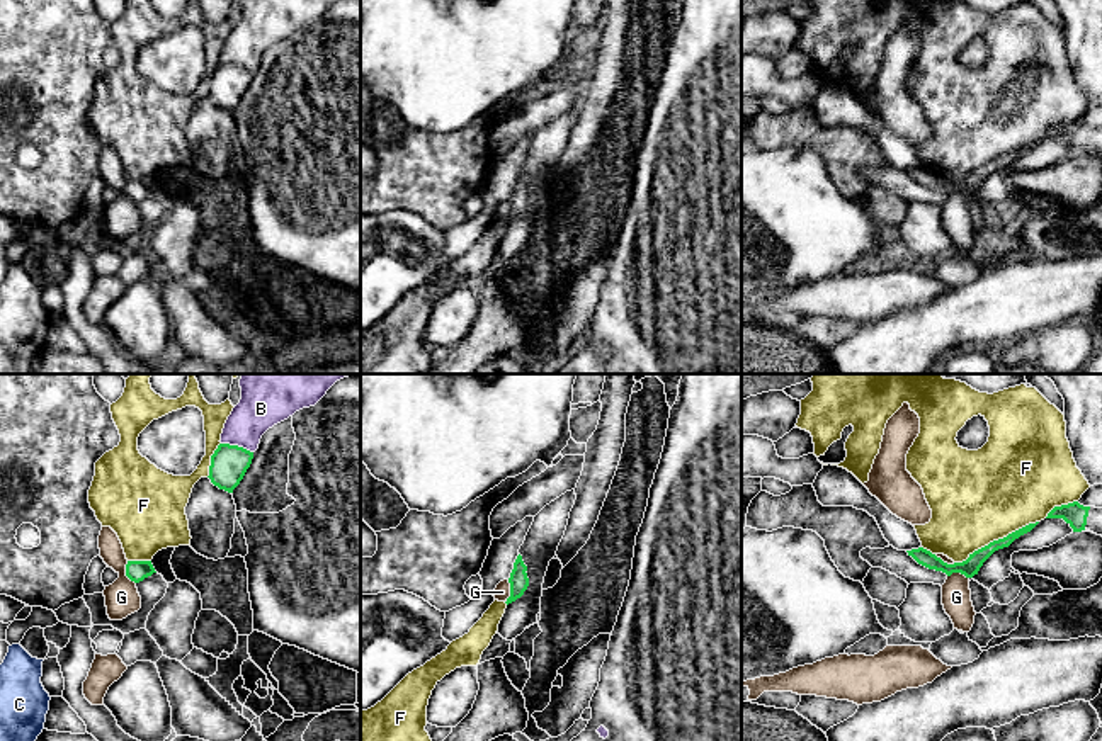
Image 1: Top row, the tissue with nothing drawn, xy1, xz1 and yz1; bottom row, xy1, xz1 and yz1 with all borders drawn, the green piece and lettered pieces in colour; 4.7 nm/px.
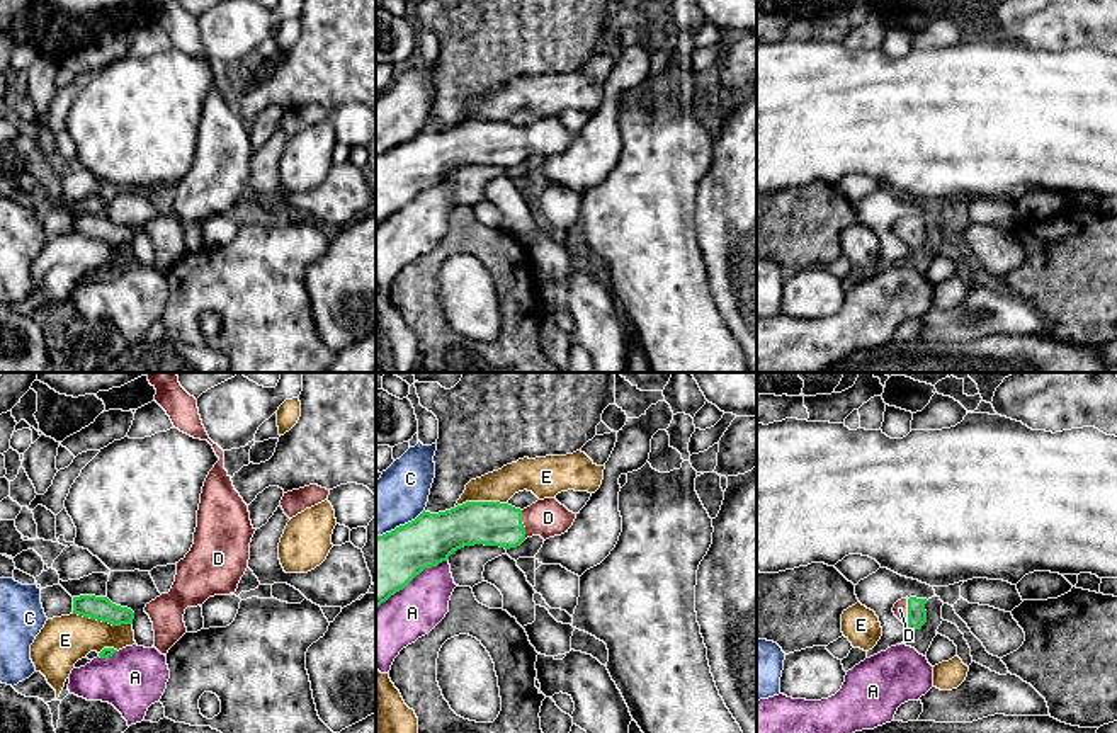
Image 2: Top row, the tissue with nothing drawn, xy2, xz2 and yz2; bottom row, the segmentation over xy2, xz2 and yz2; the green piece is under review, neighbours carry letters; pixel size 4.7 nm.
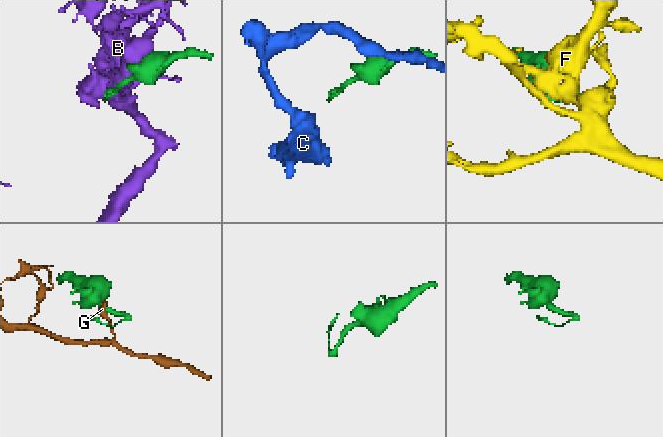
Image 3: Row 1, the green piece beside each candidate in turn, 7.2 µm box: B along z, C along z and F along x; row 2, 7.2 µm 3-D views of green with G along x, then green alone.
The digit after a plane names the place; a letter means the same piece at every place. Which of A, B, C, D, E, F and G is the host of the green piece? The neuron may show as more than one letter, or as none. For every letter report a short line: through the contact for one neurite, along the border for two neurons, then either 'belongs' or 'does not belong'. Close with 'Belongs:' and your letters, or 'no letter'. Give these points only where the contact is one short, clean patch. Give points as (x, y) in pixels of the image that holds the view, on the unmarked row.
A: does not belong
B: does not belong
C: does not belong
D: line xz2 (473, 142), (522, 143), (548, 136); belongs
E: does not belong
F: does not belong
G: line xy1 (126, 181), (126, 194), (135, 203); does not belong
Belongs: D

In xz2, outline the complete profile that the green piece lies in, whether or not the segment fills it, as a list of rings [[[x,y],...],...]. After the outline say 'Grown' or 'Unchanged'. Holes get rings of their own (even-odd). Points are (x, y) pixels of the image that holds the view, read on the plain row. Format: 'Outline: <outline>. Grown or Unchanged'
Outline: [[[556,117],[537,119],[524,129],[500,121],[466,121],[439,133],[423,129],[415,139],[376,155],[376,226],[403,209],[425,187],[447,180],[454,170],[464,165],[485,163],[510,168],[532,155],[541,155],[546,160],[568,151],[575,138],[576,133]]]. Grown

